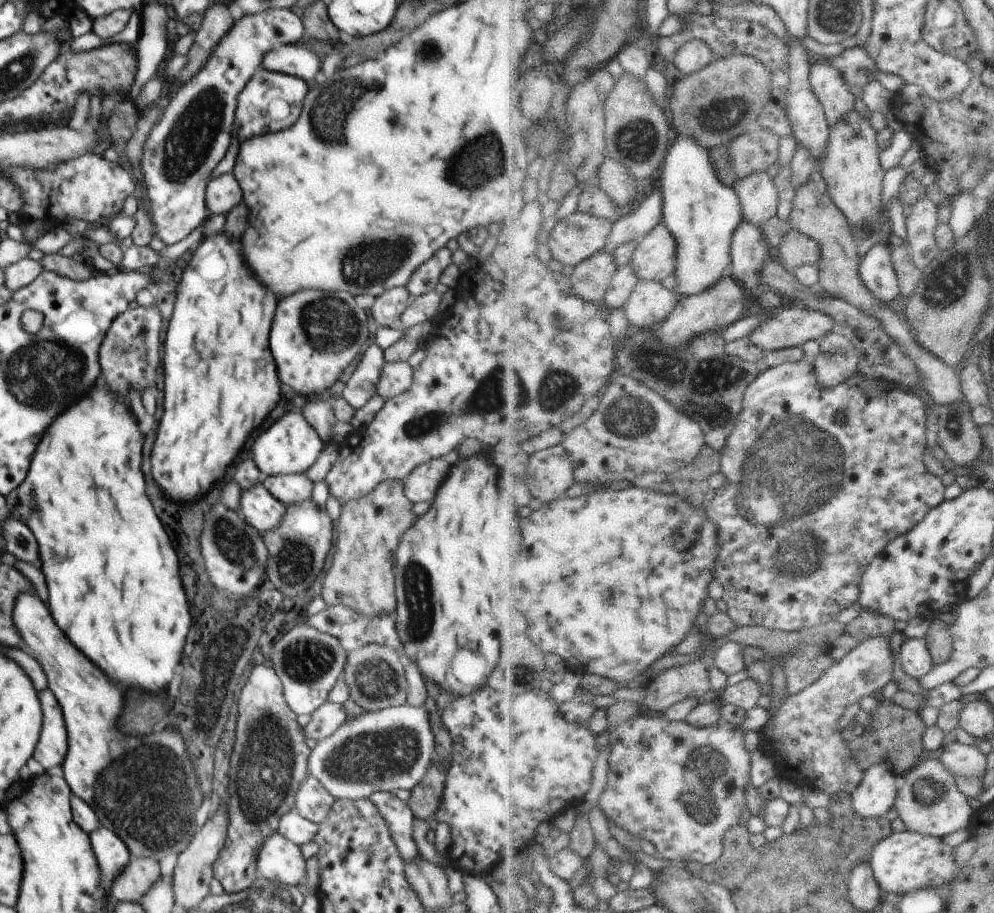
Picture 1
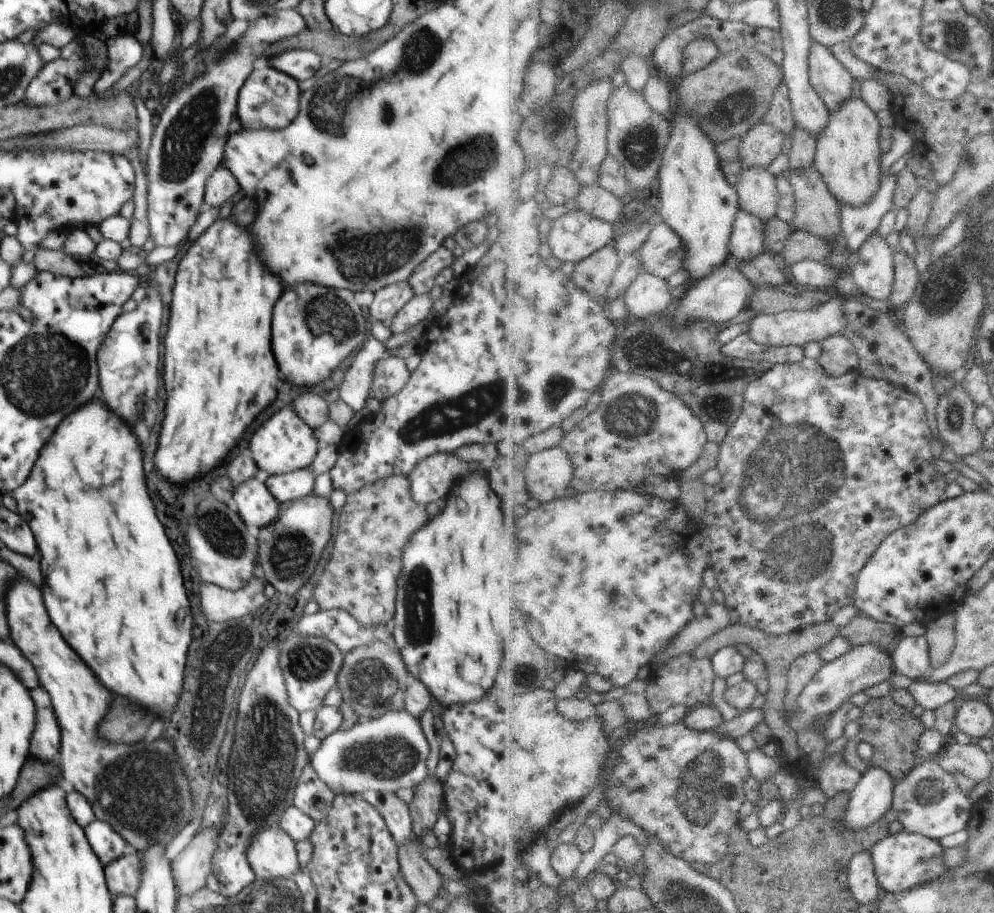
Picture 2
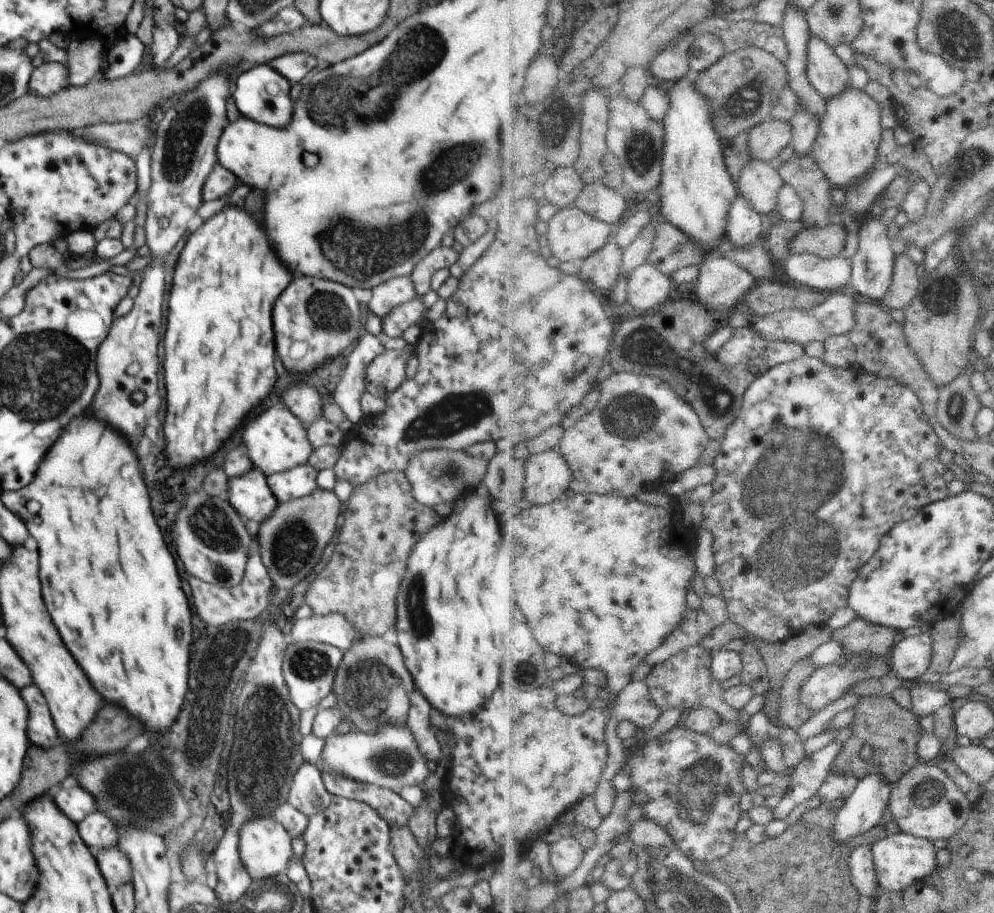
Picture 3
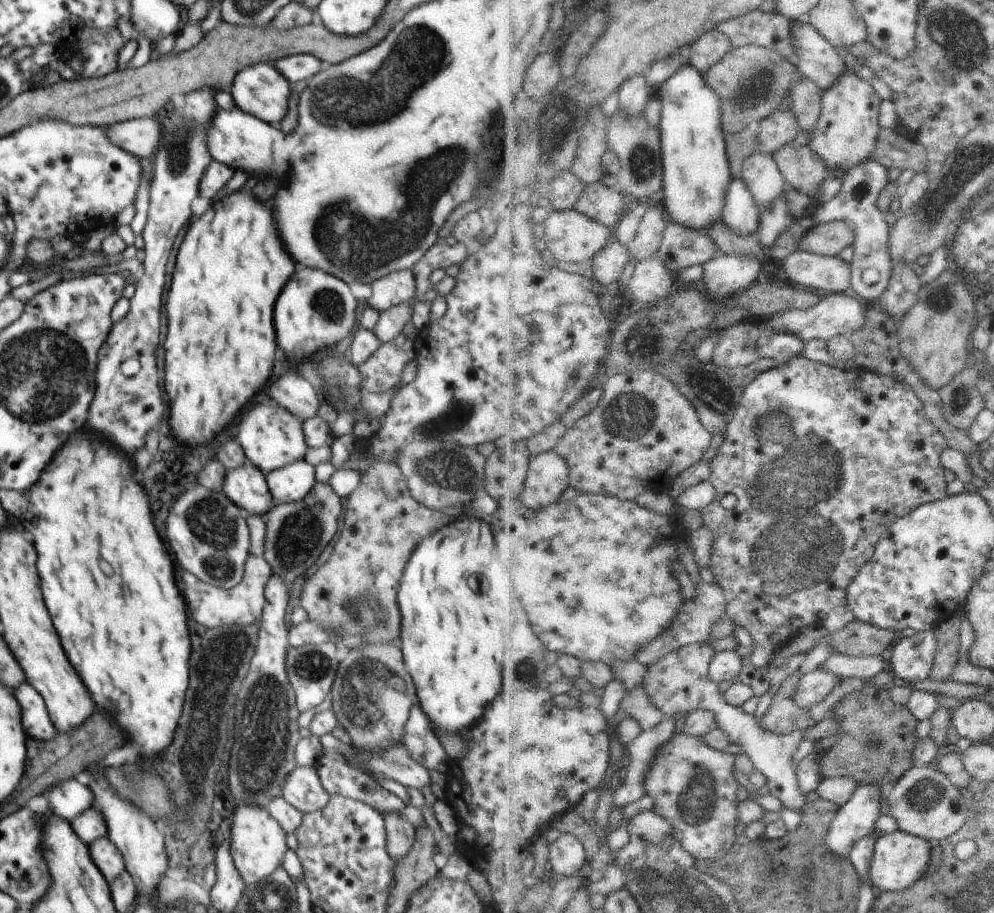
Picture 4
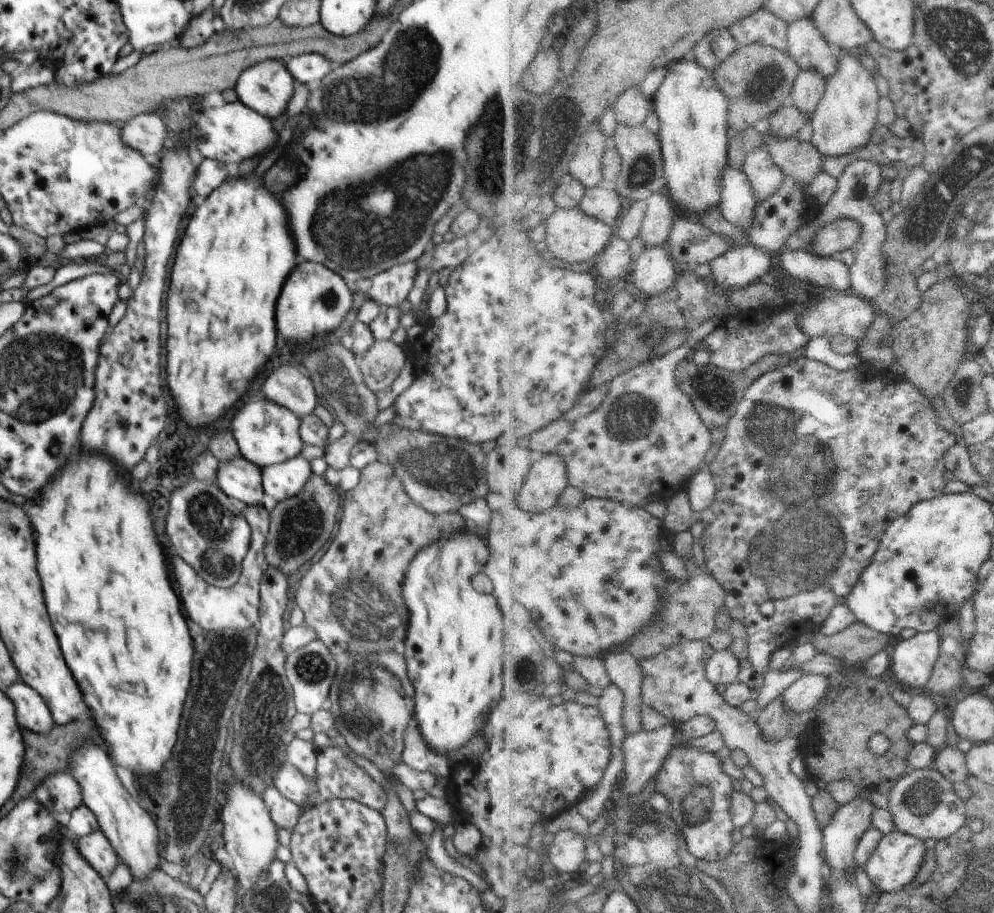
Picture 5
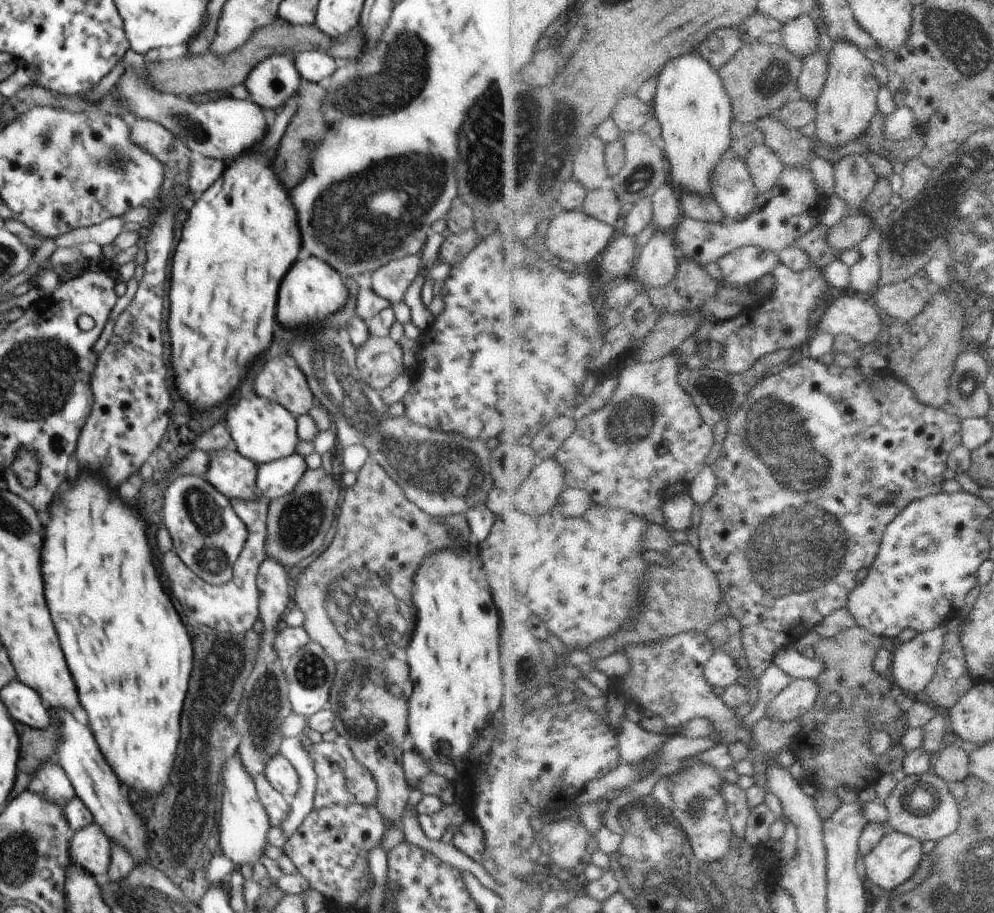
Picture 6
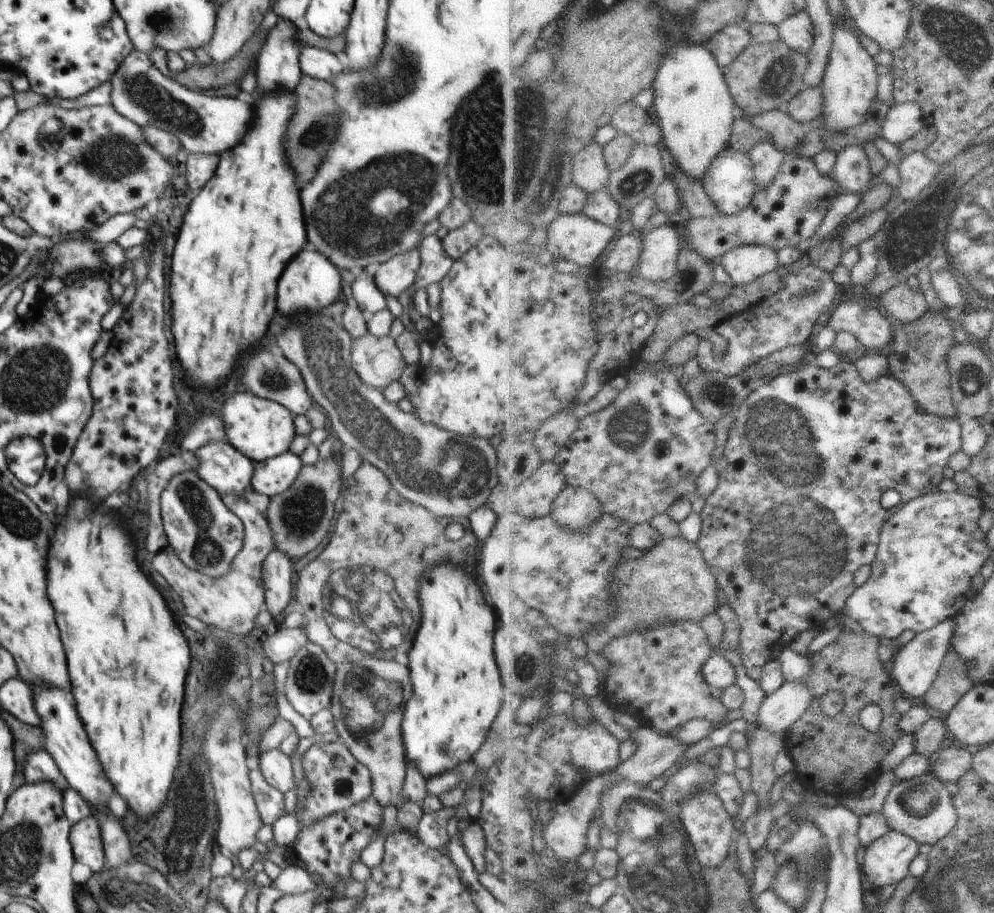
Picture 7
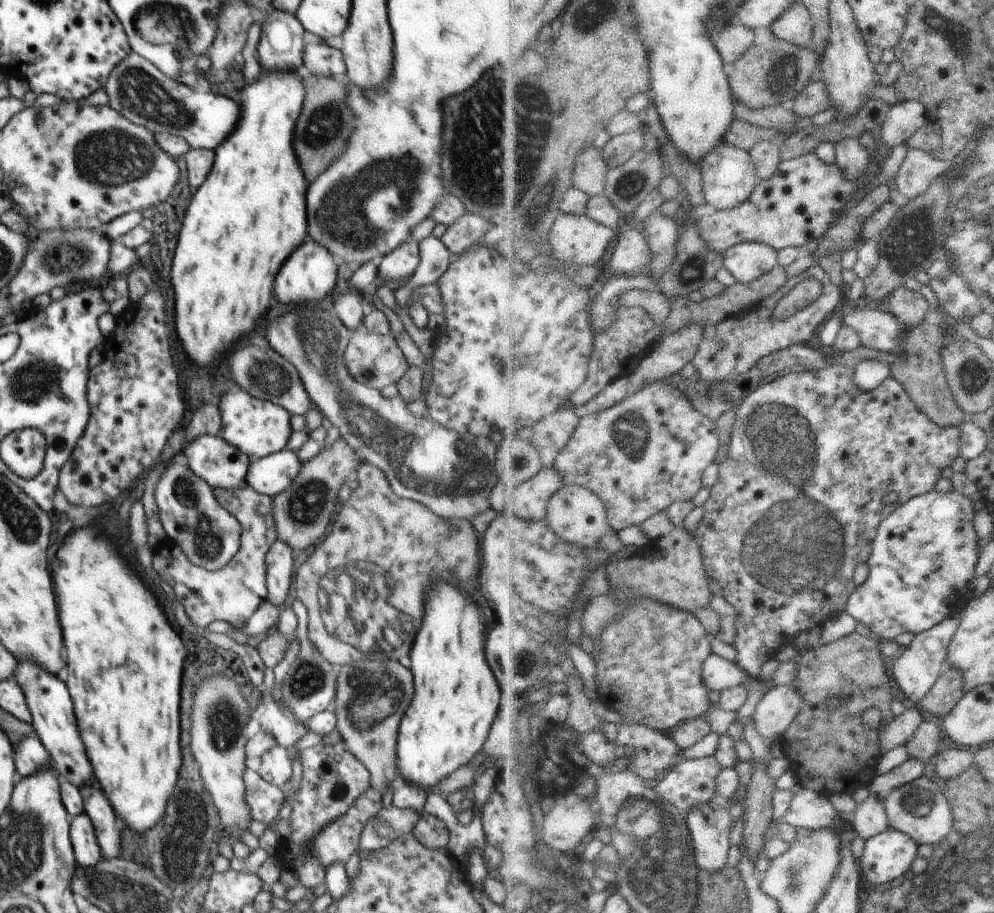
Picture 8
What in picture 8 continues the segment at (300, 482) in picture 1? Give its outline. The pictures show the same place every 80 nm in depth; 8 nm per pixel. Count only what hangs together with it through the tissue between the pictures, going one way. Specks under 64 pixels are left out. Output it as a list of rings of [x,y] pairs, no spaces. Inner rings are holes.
[[[286,449],[261,459],[252,459],[246,482],[256,492],[275,497],[292,484],[301,463],[297,453]]]

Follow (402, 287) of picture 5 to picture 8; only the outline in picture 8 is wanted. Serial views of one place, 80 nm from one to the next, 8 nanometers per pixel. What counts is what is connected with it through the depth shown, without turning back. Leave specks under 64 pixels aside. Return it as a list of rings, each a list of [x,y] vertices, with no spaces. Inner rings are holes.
[[[413,238],[384,255],[377,267],[380,281],[391,289],[396,289],[410,280],[419,265],[419,242]]]

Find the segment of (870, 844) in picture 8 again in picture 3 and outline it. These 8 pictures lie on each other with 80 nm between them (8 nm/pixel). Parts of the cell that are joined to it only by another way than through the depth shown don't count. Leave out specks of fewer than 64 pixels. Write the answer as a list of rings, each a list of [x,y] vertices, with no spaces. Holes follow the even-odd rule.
[[[901,830],[899,833],[889,834],[884,840],[873,846],[875,863],[879,883],[888,891],[905,891],[916,883],[932,876],[940,867],[936,858],[936,844],[931,838],[919,837]]]

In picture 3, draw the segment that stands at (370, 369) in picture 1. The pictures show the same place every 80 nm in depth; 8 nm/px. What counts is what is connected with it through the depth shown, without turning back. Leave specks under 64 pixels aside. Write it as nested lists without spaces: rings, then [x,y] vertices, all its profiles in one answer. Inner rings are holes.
[[[364,331],[354,343],[340,380],[333,385],[334,400],[354,427],[366,418],[360,407],[360,396],[365,392],[367,366],[385,351],[383,342],[383,338]]]

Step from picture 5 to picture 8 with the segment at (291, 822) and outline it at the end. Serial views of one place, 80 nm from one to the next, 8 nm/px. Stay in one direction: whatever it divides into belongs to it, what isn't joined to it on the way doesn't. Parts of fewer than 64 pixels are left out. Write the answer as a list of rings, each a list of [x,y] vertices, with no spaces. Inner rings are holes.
[[[245,770],[246,800],[251,810],[251,818],[266,825],[278,816],[282,808],[284,789],[266,782],[258,771]]]

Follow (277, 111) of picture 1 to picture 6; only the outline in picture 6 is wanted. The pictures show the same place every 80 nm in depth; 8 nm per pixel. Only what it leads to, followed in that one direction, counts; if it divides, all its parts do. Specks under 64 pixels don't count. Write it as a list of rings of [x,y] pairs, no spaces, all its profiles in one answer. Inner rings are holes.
[[[272,54],[248,74],[244,82],[250,98],[260,109],[279,111],[294,97],[302,82],[292,54]]]

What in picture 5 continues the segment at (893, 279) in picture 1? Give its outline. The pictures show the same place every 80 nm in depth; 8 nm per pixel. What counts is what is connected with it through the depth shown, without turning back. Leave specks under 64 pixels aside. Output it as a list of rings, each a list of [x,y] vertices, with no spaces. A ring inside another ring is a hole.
[[[865,159],[850,164],[850,167],[846,168],[846,173],[840,176],[833,199],[818,216],[818,219],[824,225],[832,224],[842,218],[852,218],[852,220],[862,222],[864,236],[855,247],[858,256],[856,256],[856,263],[851,267],[851,278],[856,293],[872,302],[875,302],[878,296],[886,290],[890,280],[886,272],[888,270],[888,258],[886,258],[886,252],[884,252],[884,244],[888,240],[888,224],[886,224],[884,216],[876,210],[873,202],[878,190],[882,188],[885,182],[884,168],[882,167],[883,164]]]

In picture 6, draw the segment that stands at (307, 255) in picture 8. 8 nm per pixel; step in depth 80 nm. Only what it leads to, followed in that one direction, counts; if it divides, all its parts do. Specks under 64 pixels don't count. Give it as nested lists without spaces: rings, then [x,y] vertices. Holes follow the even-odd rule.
[[[306,258],[296,262],[290,272],[284,276],[280,294],[278,294],[278,310],[276,318],[284,328],[304,326],[310,330],[315,325],[322,325],[324,320],[336,314],[348,300],[348,288],[338,272],[318,258]]]

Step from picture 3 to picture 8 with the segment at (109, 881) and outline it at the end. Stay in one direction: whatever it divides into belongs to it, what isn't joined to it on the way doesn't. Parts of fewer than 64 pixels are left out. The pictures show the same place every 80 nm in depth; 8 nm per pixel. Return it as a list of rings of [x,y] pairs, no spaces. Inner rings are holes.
[[[84,812],[70,821],[69,837],[78,866],[92,867],[99,863],[103,856],[100,854],[101,848],[91,818]]]

